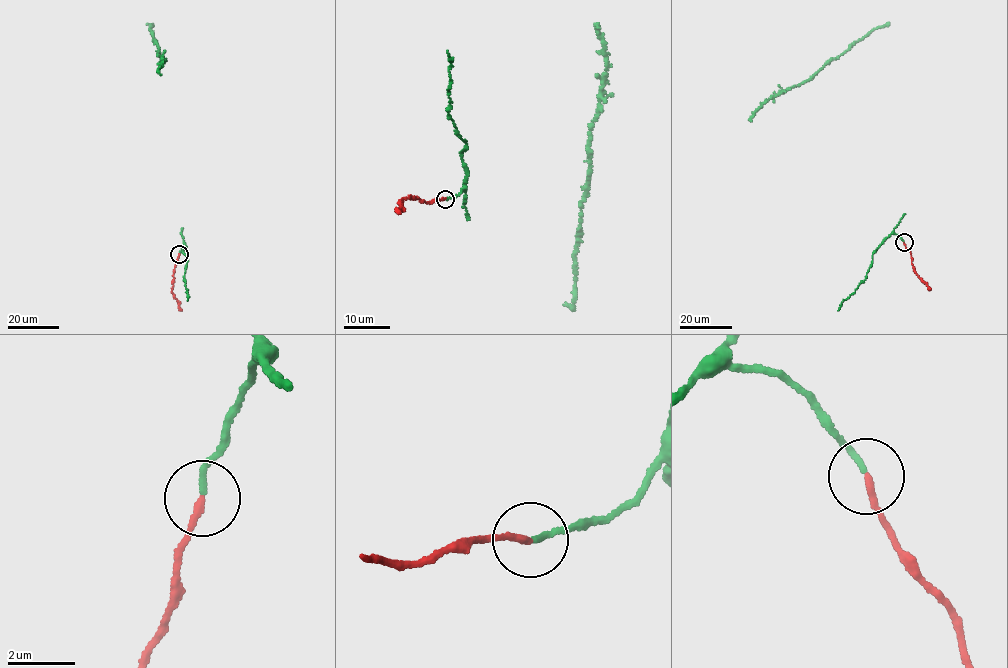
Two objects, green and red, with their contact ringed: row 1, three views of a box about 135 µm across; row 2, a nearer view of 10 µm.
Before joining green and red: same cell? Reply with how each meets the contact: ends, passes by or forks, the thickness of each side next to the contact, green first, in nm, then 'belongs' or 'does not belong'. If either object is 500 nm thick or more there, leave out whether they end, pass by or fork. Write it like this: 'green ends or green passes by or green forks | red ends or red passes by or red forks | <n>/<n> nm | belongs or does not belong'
green ends | red ends | 160/200 nm | does not belong

